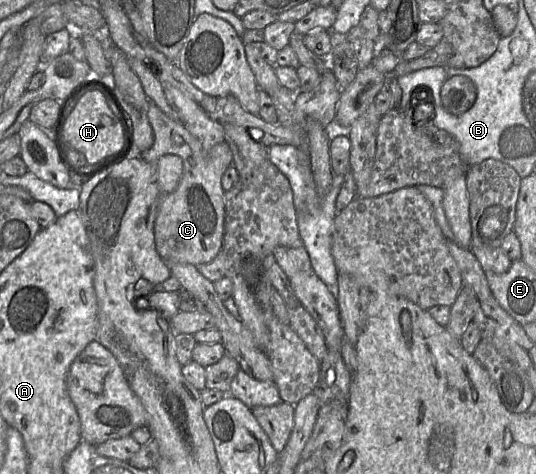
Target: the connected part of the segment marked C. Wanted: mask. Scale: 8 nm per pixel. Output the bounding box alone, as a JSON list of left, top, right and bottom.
[134,102,232,266]

